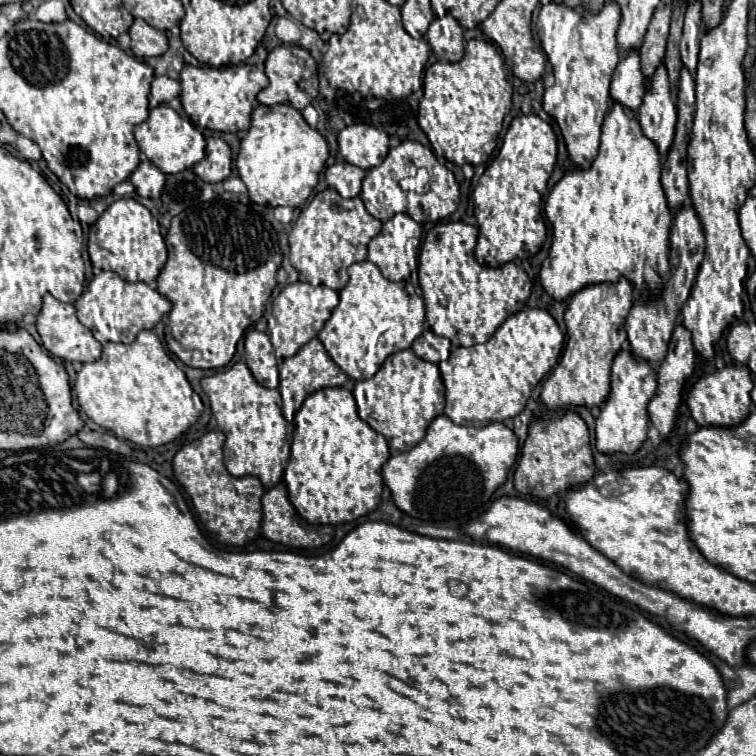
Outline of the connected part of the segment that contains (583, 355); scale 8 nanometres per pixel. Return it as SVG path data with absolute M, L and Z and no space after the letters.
M622 277L616 285L614 283L600 283L590 285L572 295L568 309L566 309L566 331L568 343L562 353L560 363L544 381L540 401L552 409L566 409L566 407L600 407L610 393L610 367L618 351L628 345L626 339L626 317L632 309L632 291L634 287Z

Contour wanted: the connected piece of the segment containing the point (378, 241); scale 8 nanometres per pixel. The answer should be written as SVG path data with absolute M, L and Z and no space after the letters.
M406 213L388 219L382 231L368 243L368 261L390 281L406 281L418 261L422 227Z

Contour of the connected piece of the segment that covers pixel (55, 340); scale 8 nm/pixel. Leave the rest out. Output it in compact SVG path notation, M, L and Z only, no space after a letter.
M50 293L44 295L44 305L42 311L38 313L38 321L36 321L42 345L54 355L60 357L64 361L80 361L80 363L92 363L98 361L102 355L102 345L94 339L92 331L88 327L84 327L78 317L76 317L76 309L70 303L60 303L58 299L54 299Z

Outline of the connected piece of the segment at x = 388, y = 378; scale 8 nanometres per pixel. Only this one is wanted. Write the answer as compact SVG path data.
M412 349L392 353L378 373L366 381L358 381L352 393L360 419L384 435L394 453L408 451L420 443L430 421L444 409L444 385L438 365L418 359Z

